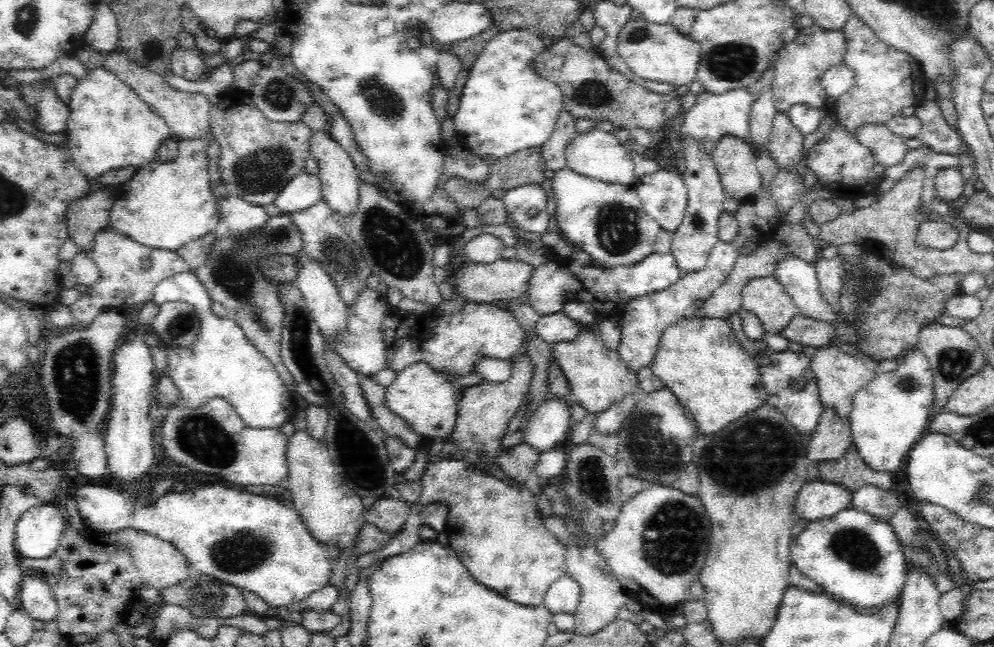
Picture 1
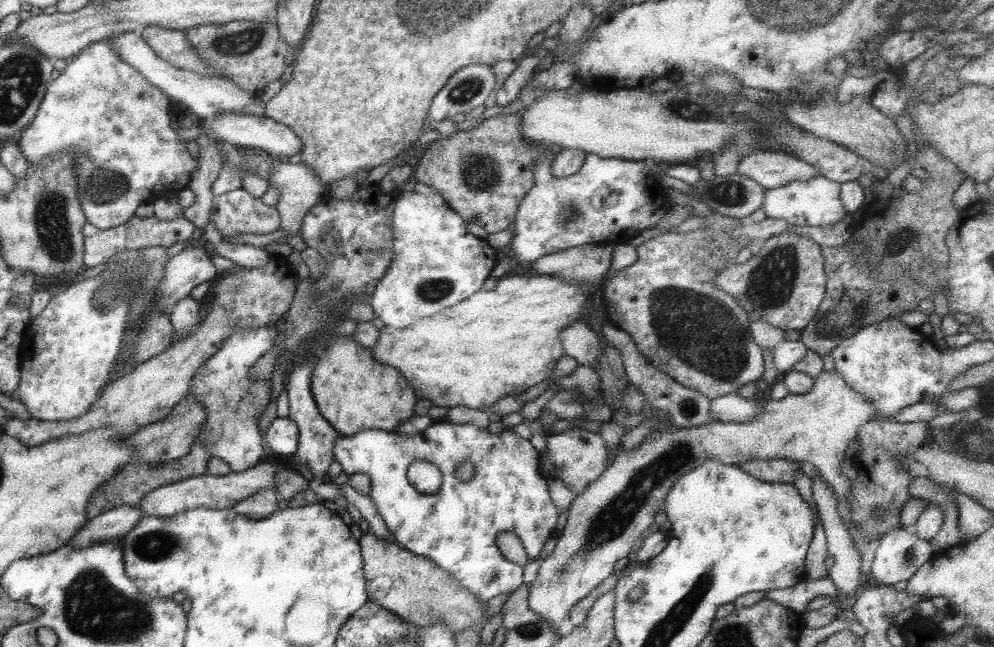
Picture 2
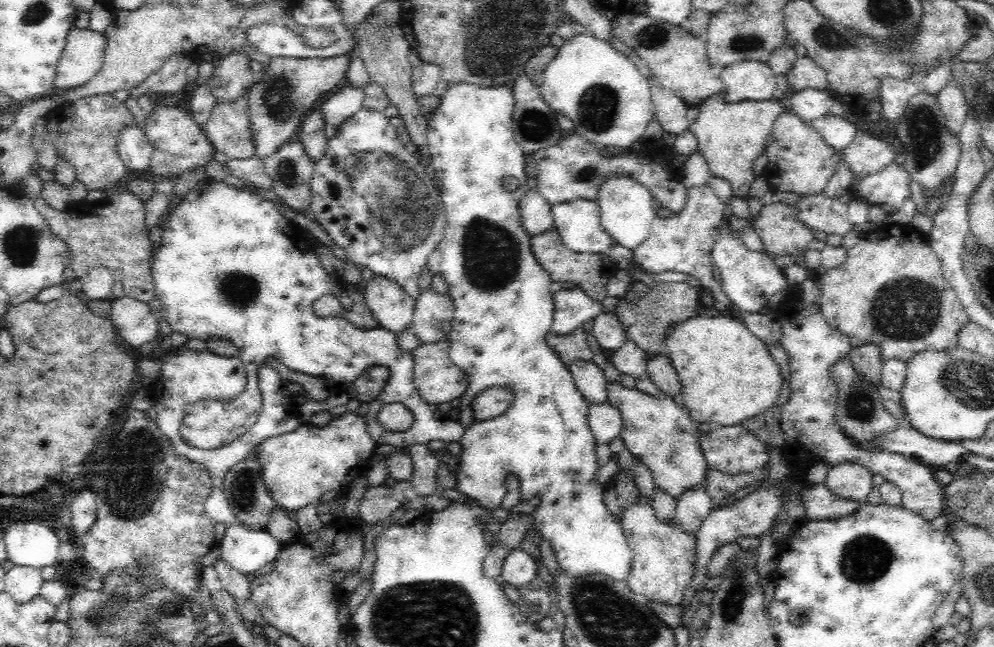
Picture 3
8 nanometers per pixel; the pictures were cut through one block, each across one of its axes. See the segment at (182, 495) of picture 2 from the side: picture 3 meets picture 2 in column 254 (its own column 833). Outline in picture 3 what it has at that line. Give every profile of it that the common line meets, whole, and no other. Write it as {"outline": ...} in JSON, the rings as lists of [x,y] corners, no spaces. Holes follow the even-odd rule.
{"outline":[[[845,462],[830,467],[824,485],[837,497],[862,502],[872,490],[873,472],[858,463]]]}

